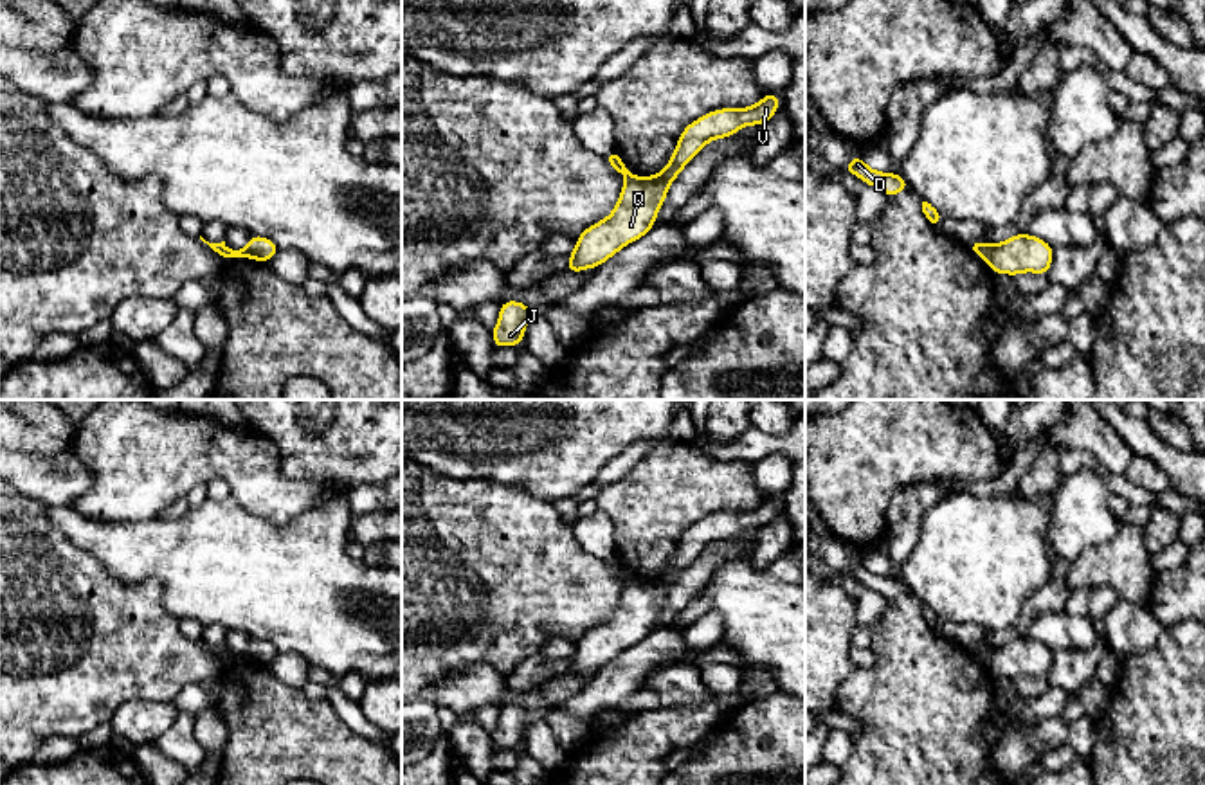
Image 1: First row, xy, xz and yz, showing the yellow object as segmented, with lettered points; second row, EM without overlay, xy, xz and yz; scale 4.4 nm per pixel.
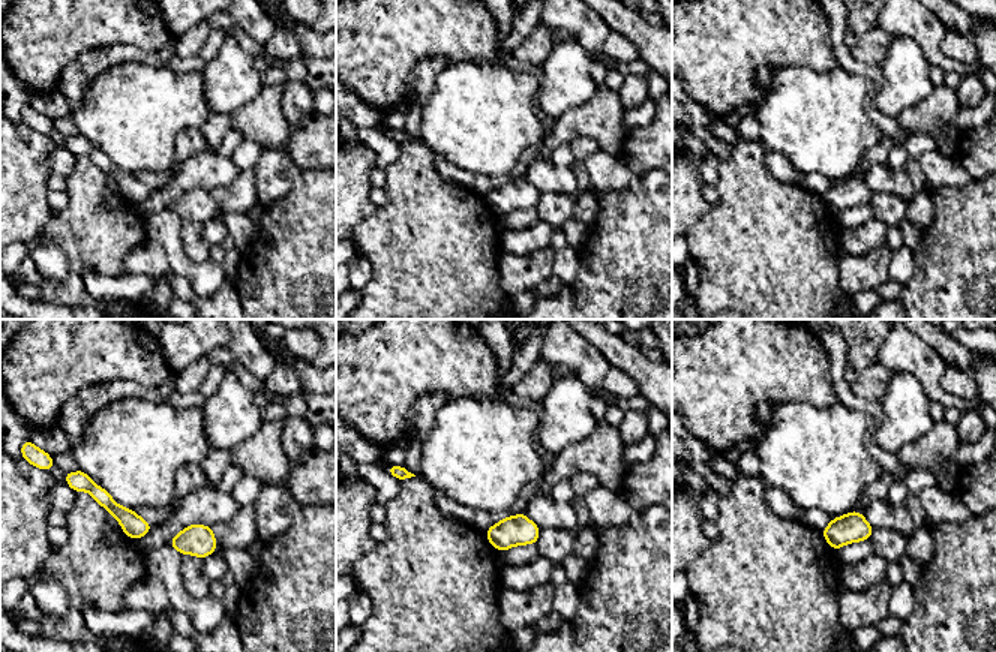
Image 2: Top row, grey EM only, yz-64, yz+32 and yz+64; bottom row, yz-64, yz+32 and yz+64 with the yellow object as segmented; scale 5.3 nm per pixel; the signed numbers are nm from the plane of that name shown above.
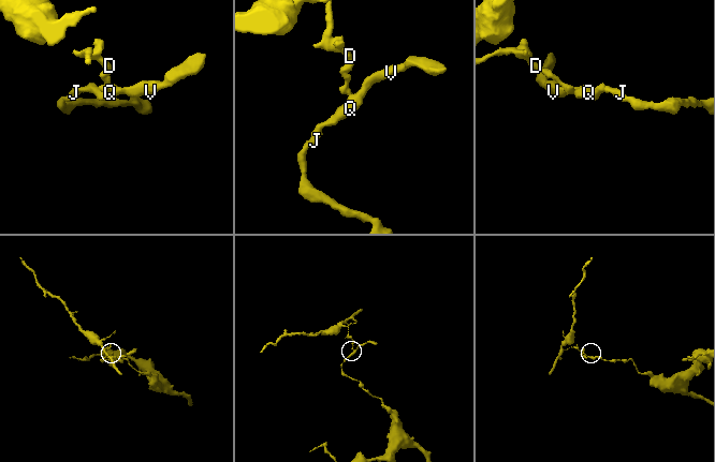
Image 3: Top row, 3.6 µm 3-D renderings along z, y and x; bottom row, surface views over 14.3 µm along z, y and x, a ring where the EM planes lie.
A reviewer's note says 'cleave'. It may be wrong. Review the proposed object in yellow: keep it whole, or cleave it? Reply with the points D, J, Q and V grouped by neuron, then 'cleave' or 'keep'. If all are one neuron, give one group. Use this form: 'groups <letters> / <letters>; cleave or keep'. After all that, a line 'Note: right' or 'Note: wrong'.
groups D / J Q V; cleave
Note: right

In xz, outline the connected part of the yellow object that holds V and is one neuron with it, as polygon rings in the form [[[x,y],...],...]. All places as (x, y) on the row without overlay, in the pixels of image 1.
[[[767,495],[764,502],[749,511],[720,511],[688,528],[661,576],[627,580],[614,614],[578,639],[566,675],[596,672],[625,648],[645,639],[654,632],[670,587],[708,546],[731,540],[744,529],[760,529],[775,520],[778,510],[776,497]]]

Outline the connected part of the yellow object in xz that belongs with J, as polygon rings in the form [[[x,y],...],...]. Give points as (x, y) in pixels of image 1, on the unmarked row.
[[[519,704],[501,706],[499,726],[492,733],[495,751],[521,749],[526,727],[533,717]]]

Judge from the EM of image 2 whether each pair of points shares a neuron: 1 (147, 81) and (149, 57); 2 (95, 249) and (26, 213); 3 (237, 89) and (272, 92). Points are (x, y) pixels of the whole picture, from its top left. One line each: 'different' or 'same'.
1: different
2: different
3: different

